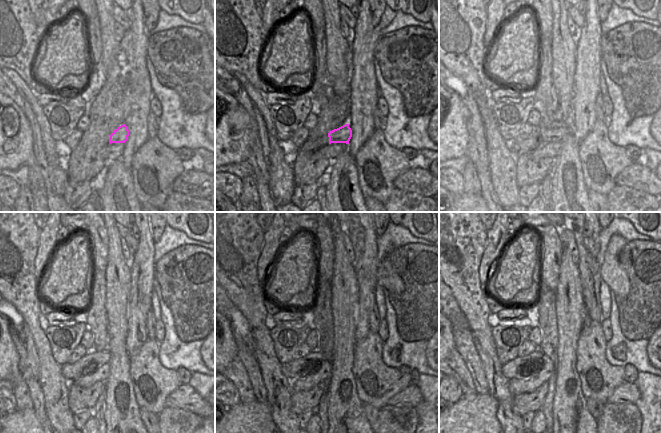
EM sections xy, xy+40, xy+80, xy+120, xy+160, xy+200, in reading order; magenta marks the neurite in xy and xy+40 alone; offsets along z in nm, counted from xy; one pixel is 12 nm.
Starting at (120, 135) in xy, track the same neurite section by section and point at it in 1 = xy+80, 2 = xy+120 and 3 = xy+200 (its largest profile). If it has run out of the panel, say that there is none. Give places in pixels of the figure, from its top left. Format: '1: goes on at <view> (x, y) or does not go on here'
1: goes on at xy+80 (539, 137)
2: goes on at xy+120 (92, 359)
3: goes on at xy+200 (518, 368)

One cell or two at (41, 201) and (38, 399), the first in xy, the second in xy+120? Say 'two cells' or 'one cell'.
one cell

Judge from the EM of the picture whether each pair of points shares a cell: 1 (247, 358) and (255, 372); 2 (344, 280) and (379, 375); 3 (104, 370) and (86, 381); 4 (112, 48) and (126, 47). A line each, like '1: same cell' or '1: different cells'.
1: same cell
2: different cells
3: same cell
4: different cells

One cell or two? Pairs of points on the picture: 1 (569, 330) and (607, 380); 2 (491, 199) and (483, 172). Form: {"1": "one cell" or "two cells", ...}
{"1": "two cells", "2": "one cell"}

